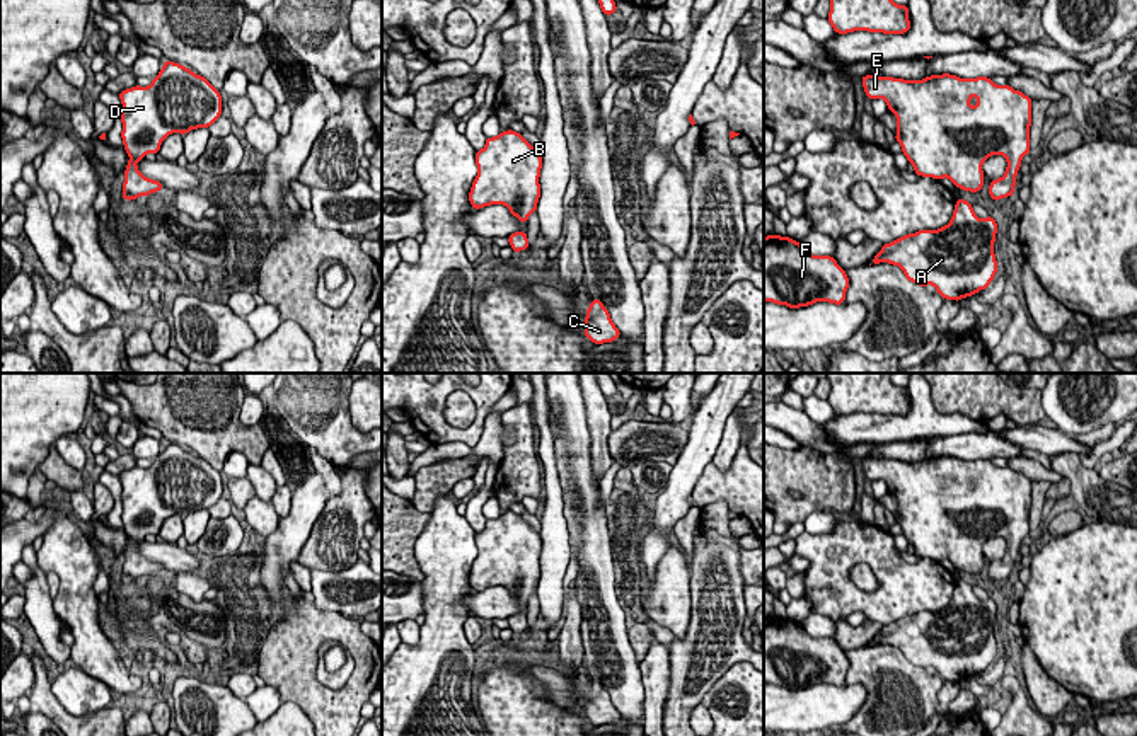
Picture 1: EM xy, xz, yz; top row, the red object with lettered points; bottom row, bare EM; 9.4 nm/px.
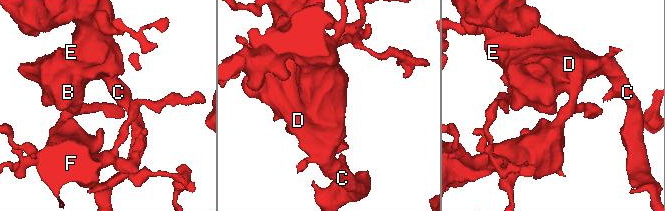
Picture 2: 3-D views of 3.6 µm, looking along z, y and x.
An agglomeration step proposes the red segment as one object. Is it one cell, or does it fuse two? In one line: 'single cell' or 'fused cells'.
single cell

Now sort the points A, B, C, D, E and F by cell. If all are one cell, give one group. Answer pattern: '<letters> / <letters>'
A B C D E F

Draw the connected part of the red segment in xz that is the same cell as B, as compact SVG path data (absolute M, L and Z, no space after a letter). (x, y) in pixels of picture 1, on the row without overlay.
M506 511L476 533L477 557L469 583L474 591L505 586L522 605L537 593L542 538L522 515Z

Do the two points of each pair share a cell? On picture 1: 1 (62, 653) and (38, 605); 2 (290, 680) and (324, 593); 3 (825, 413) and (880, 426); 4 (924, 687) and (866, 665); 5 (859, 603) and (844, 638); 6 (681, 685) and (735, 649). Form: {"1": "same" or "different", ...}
{"1": "same", "2": "different", "3": "different", "4": "same", "5": "different", "6": "same"}

